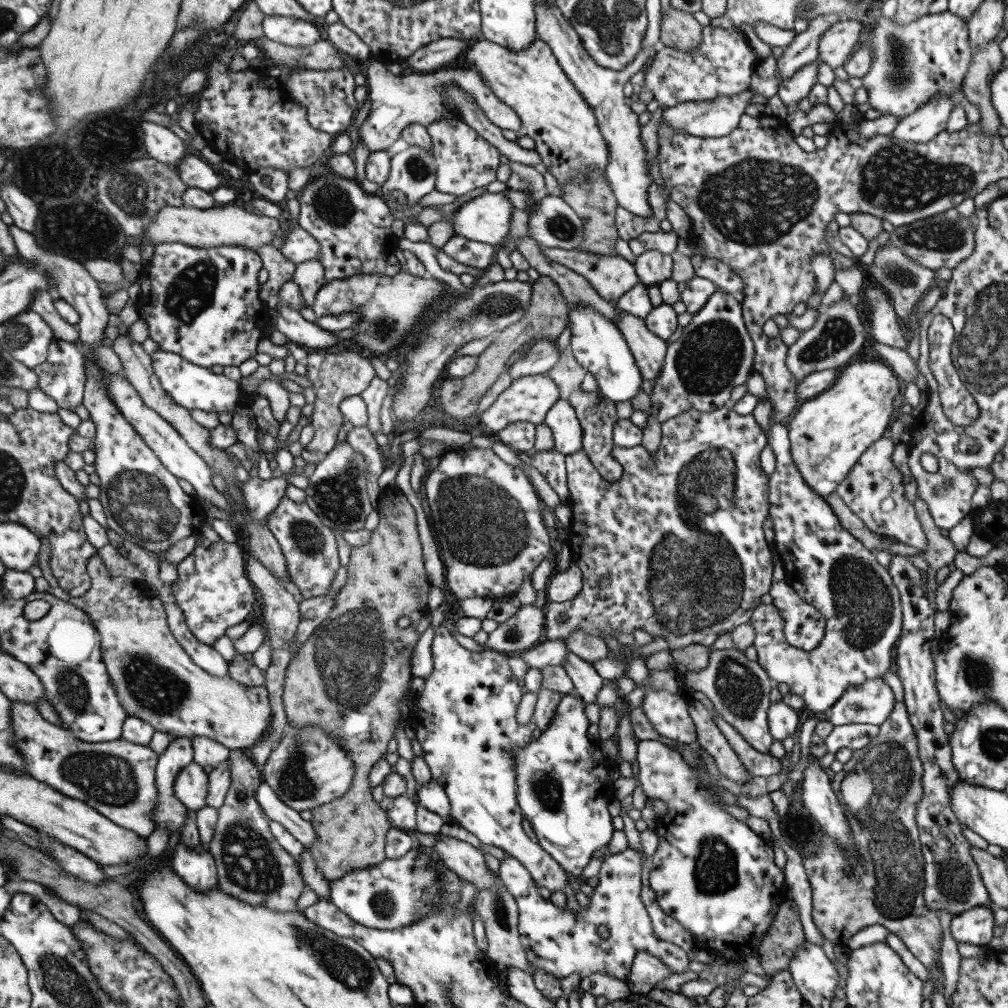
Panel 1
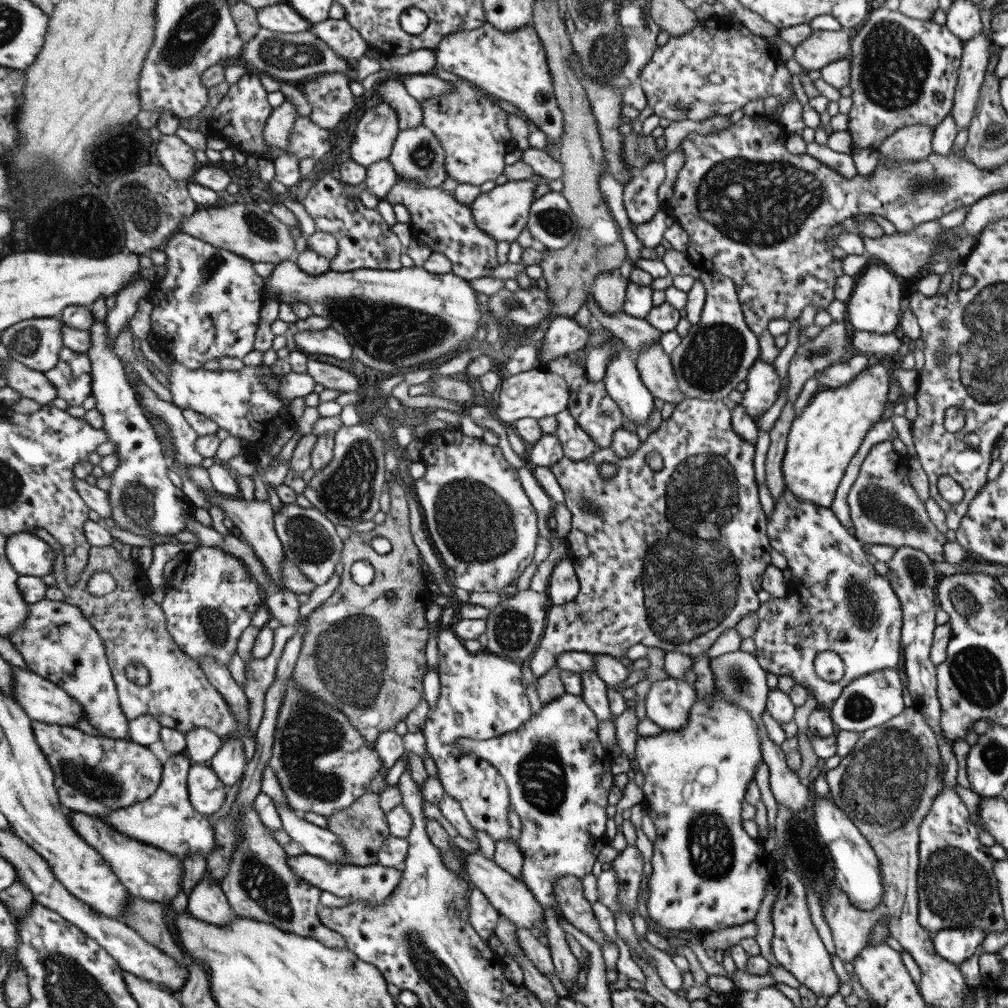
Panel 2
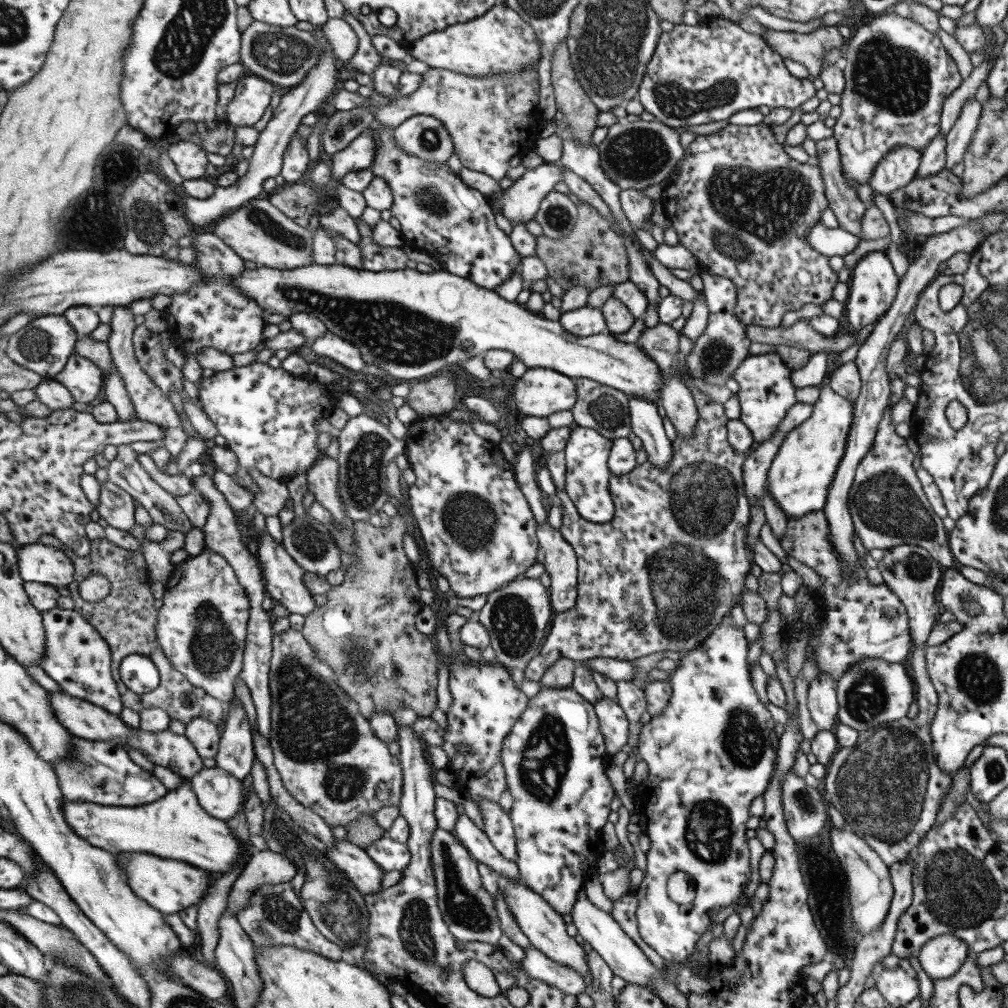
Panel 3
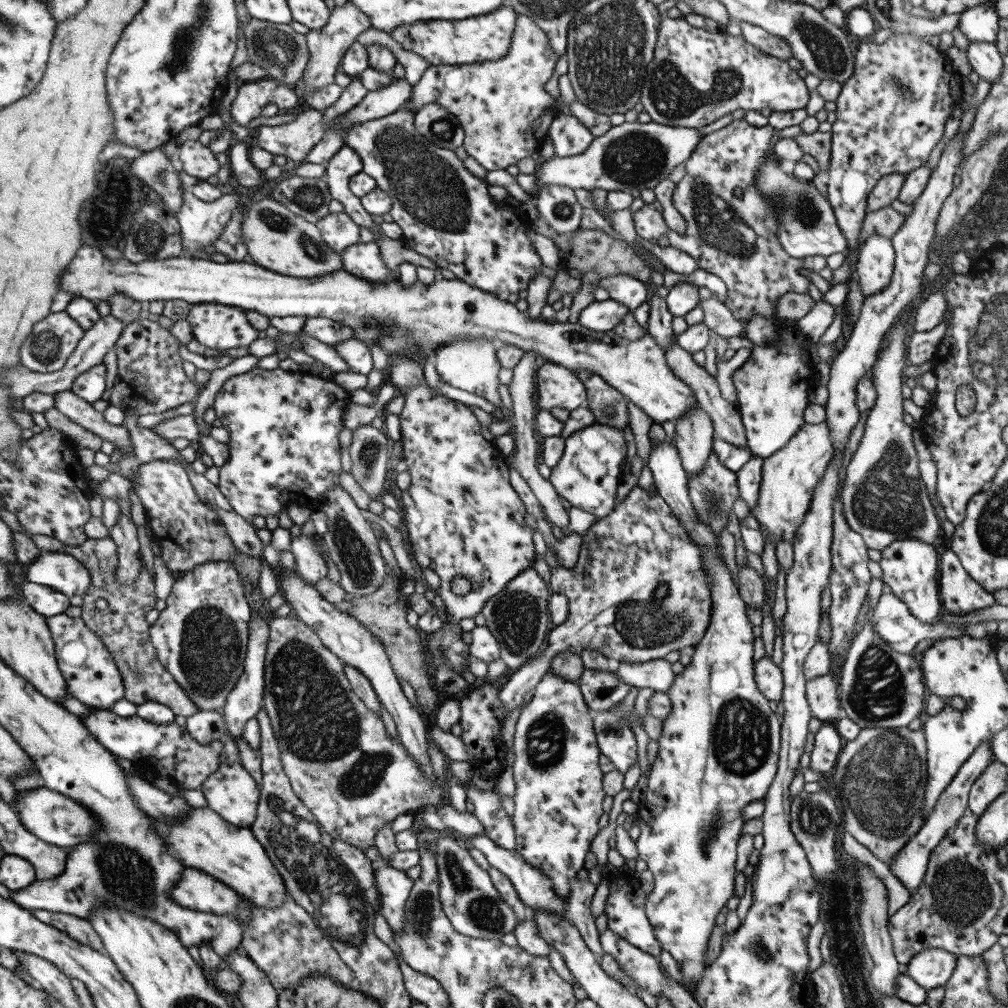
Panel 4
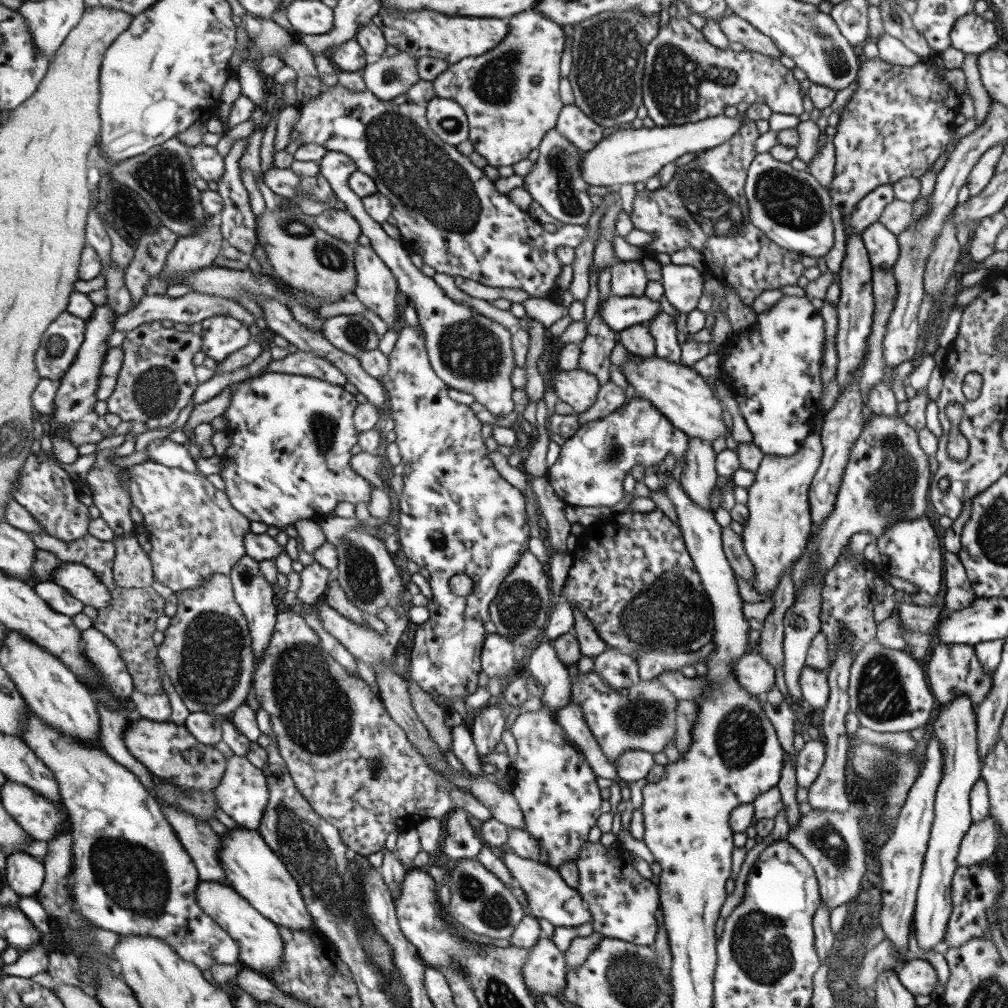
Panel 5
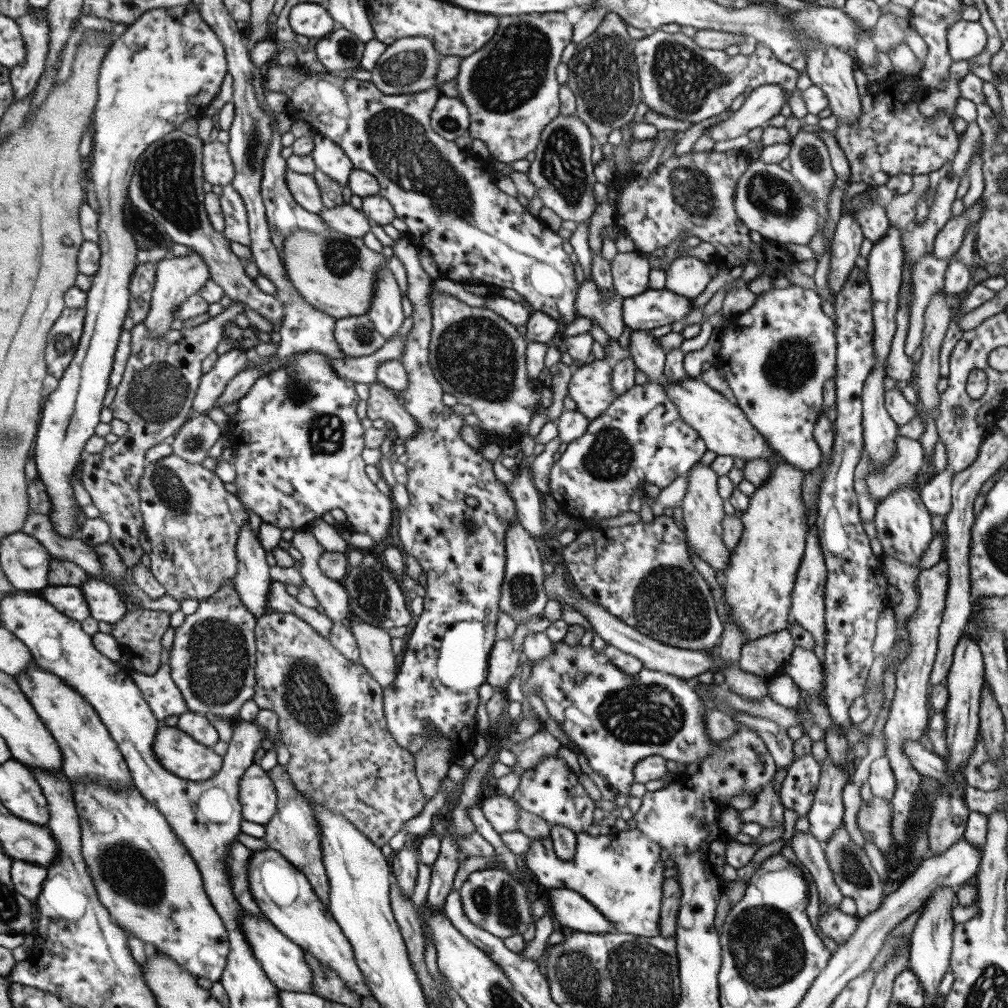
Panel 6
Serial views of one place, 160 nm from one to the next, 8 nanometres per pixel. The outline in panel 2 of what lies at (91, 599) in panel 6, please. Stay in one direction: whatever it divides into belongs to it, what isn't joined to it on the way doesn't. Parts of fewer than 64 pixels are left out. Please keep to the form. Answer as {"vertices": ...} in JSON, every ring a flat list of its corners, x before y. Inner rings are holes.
{"vertices":[[34,532,8,536,7,553,13,568,25,576,47,576,54,572,55,551]]}

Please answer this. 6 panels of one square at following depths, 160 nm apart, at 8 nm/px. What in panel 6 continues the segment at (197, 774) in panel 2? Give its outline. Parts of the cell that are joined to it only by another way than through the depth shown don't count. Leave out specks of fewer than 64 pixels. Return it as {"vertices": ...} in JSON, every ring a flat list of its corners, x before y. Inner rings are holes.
{"vertices":[[259,762,253,763,241,777,239,786,245,821,263,826,271,822,278,809,278,792,268,771]]}

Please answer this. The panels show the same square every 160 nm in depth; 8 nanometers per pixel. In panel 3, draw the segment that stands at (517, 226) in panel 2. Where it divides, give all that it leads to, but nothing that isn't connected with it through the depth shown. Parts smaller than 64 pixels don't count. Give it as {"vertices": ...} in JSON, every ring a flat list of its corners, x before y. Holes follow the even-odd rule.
{"vertices":[[543,161,534,169,526,169,500,195,487,196,490,208,492,204,498,206,511,225,526,223,534,217,545,193,562,181,563,167,559,161]]}

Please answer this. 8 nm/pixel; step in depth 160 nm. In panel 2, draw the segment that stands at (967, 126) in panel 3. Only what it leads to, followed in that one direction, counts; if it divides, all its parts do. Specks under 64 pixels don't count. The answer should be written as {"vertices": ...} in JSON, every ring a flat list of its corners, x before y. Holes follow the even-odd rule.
{"vertices":[[982,31,963,42,953,104,949,112,953,115,958,130,967,128,971,120,978,90,986,73,985,66,989,64,988,48,991,45,992,42,985,38]]}

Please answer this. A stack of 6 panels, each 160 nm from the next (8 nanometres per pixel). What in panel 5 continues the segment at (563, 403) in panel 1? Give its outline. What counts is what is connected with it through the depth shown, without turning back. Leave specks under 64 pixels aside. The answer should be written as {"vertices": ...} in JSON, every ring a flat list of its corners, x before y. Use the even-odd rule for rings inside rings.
{"vertices":[[639,397,629,400,629,403,615,409,613,413,605,417,593,420,579,427,577,432,564,439,560,446,558,457,546,470,546,480,557,497,567,505,573,506,607,506,611,507,623,499,622,483,626,474,635,464,642,465,645,469,655,466,659,472,665,468,670,469,671,464,677,460,683,460,685,449,688,445,688,437,673,427,659,411,653,409,649,402]]}

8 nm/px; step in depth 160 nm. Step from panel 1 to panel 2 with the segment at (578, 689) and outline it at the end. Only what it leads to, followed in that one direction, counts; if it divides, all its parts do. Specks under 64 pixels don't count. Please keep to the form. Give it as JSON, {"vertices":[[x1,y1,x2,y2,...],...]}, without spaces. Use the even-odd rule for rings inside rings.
{"vertices":[[594,671,578,672,581,681,581,700,592,710,597,721,610,720,613,722,606,697,606,684]]}

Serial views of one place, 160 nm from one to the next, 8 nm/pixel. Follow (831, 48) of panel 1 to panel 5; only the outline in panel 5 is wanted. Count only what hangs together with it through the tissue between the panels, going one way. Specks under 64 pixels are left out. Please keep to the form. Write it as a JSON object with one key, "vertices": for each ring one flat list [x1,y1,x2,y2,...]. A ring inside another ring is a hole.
{"vertices":[[730,14,722,18,718,24,729,42,739,42,745,49,768,57,780,57,779,49,773,44,772,39,761,34,747,21]]}

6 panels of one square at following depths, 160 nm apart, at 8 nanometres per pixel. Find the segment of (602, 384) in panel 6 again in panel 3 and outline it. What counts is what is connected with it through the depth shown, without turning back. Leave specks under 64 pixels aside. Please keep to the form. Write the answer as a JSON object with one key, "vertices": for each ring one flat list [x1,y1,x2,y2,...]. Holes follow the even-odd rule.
{"vertices":[[528,368,513,384,515,408,525,416,546,418,553,412,571,410,577,394,572,379,545,368]]}

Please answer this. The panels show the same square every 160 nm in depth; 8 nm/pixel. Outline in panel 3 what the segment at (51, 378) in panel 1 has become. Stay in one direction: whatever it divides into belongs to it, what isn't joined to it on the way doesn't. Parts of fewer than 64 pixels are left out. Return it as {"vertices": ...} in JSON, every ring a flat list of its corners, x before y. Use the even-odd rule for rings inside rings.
{"vertices":[[78,353,69,358,68,365,55,379,61,382,79,403,89,403,99,394,105,384,101,368,95,362],[104,380,104,383,103,383]]}

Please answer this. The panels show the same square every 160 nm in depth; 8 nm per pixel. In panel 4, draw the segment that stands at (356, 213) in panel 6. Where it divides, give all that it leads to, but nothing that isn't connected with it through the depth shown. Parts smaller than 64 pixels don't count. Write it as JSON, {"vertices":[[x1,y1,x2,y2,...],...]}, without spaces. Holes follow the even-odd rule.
{"vertices":[[328,212,314,225,320,229,326,245,335,252,340,253,344,248,359,242,358,226,343,212]]}

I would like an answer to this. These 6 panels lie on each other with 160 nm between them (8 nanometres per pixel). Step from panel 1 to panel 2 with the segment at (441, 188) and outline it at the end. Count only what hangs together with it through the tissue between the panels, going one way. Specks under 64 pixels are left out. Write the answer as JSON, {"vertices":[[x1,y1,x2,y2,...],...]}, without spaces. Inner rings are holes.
{"vertices":[[463,79,450,82,452,90,420,102,422,124,439,141,444,155,446,175,459,184,479,186,487,180,494,181,503,170,503,156,515,148,506,125,507,112,491,99,473,89,473,84]]}

